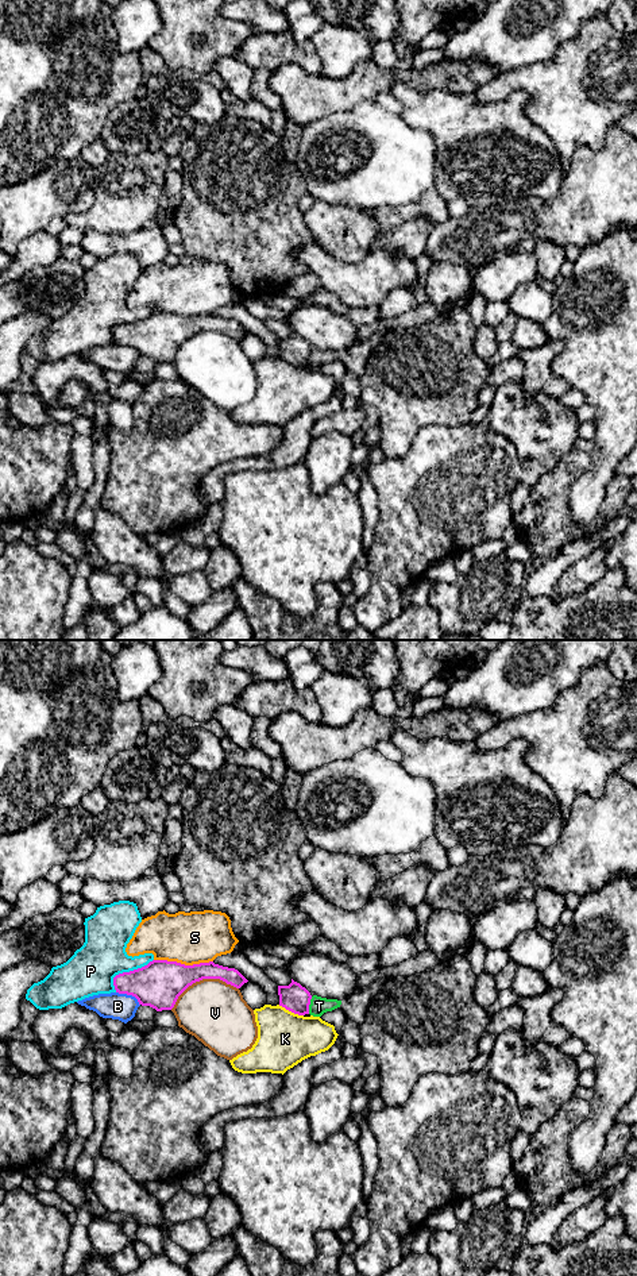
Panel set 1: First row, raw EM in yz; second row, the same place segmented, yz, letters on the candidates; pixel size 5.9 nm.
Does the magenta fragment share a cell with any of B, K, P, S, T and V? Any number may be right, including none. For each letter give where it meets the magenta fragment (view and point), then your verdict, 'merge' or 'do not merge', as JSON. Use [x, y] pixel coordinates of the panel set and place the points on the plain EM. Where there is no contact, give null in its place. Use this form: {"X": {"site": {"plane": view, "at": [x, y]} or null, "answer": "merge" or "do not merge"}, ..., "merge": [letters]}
{"B": {"site": {"plane": "yz", "at": [130, 346]}, "answer": "do not merge"}, "K": {"site": {"plane": "yz", "at": [290, 362]}, "answer": "do not merge"}, "P": {"site": {"plane": "yz", "at": [126, 324]}, "answer": "do not merge"}, "S": {"site": {"plane": "yz", "at": [184, 316]}, "answer": "do not merge"}, "T": {"site": {"plane": "yz", "at": [308, 357]}, "answer": "do not merge"}, "V": {"site": {"plane": "yz", "at": [201, 331]}, "answer": "do not merge"}, "merge": []}

